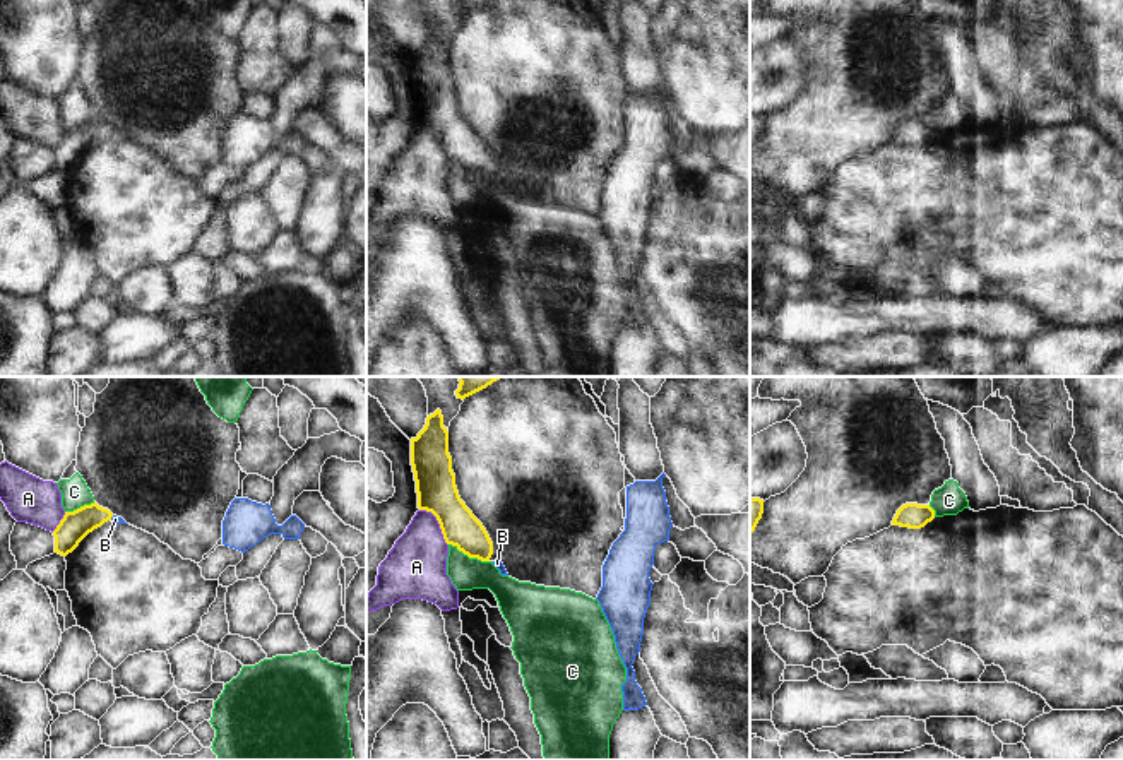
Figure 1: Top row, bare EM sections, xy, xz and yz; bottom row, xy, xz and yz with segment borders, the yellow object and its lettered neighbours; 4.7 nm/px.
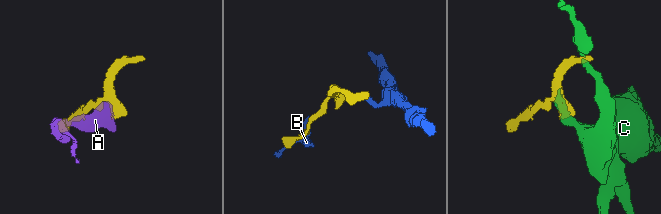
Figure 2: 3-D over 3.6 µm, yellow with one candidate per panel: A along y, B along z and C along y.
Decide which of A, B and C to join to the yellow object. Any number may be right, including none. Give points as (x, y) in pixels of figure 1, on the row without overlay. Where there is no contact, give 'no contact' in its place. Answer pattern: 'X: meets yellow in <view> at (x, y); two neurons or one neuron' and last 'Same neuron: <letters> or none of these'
A: meets yellow in xz at (439, 139); two neurons
B: meets yellow in xy at (112, 132); one neuron
C: meets yellow in xz at (469, 173); two neurons
Same neuron: B

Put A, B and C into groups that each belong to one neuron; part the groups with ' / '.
A / B / C

